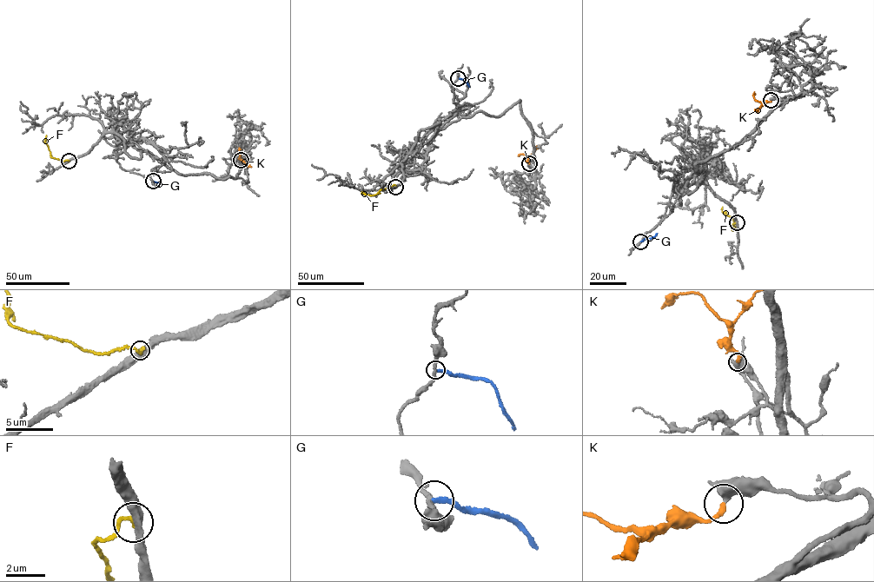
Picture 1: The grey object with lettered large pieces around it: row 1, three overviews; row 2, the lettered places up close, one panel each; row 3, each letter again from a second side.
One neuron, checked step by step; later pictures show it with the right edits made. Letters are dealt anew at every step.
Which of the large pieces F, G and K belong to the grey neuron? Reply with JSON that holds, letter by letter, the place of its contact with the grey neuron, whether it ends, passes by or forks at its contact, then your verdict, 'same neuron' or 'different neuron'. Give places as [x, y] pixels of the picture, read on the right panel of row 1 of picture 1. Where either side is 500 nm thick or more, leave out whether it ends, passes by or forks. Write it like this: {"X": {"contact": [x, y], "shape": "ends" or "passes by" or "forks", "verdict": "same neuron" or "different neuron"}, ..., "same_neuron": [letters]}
{"F": {"contact": [737, 222], "shape": "ends", "verdict": "different neuron"}, "G": {"contact": [640, 241], "shape": "ends", "verdict": "different neuron"}, "K": {"contact": [771, 100], "shape": "ends", "verdict": "same neuron"}, "same_neuron": ["K"]}

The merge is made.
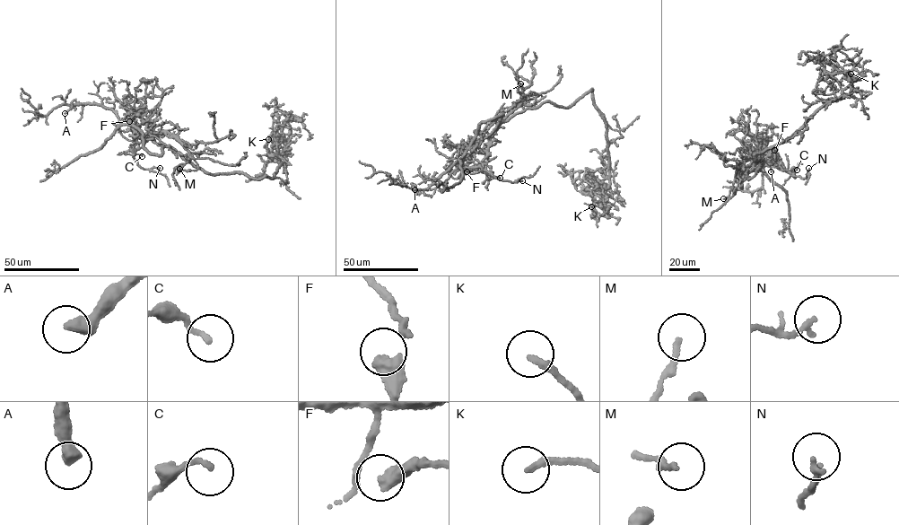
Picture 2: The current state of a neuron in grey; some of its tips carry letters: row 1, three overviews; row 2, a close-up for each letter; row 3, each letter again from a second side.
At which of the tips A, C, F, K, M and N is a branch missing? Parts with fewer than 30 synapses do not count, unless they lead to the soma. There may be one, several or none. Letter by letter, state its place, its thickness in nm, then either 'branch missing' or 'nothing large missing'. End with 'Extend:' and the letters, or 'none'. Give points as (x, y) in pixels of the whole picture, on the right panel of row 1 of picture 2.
A: (771, 171) | 440 nm | branch missing
C: (797, 170) | 150 nm | nothing large missing
F: (774, 150) | 500 nm | nothing large missing
K: (850, 74) | 220 nm | branch missing
M: (723, 198) | 150 nm | nothing large missing
N: (808, 168) | 180 nm | nothing large missing
Extend: A, K

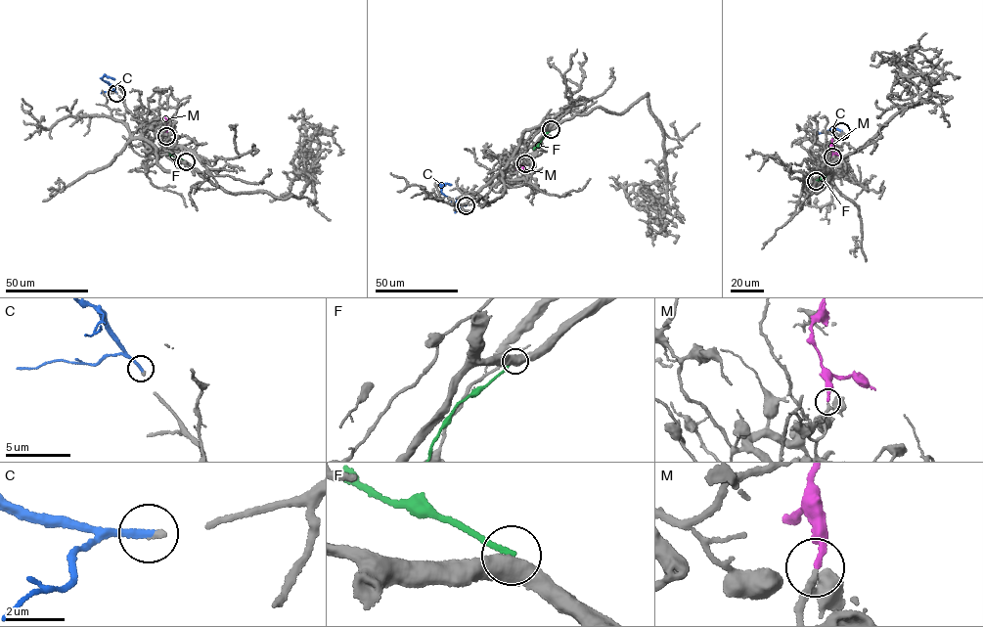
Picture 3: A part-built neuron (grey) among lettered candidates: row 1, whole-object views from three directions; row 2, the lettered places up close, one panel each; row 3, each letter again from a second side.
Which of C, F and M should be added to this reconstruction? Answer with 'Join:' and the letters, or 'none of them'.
Join: C, M

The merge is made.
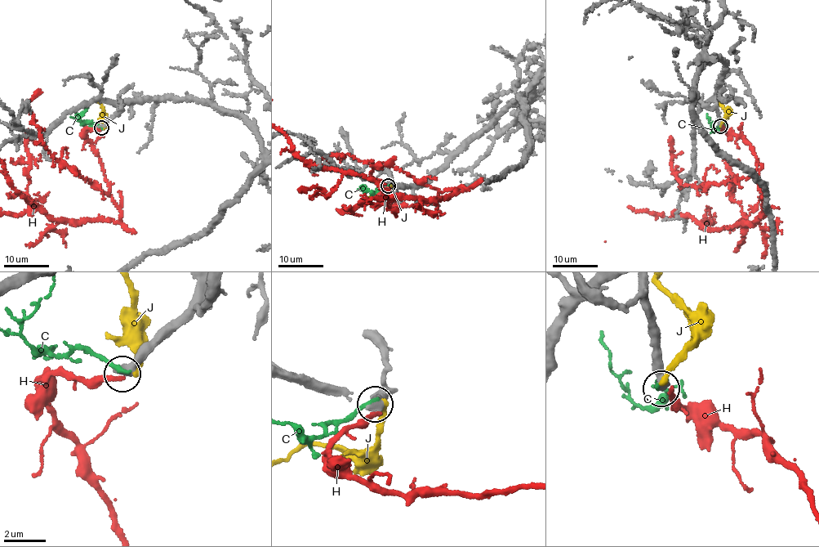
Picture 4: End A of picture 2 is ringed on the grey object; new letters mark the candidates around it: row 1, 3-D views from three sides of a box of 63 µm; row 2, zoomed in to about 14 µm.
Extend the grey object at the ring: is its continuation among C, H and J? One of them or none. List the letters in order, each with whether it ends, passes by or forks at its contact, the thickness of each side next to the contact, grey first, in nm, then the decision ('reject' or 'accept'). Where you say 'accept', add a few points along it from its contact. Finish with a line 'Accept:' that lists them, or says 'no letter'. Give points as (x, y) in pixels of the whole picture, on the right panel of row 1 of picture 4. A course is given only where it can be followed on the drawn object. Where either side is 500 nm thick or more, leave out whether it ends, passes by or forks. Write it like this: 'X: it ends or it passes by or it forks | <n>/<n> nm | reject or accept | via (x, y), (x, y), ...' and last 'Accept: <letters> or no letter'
C: it ends | 480/220 nm | reject
H: it ends | 440/240 nm | reject
J: 550/260 nm | reject
Accept: no letter

